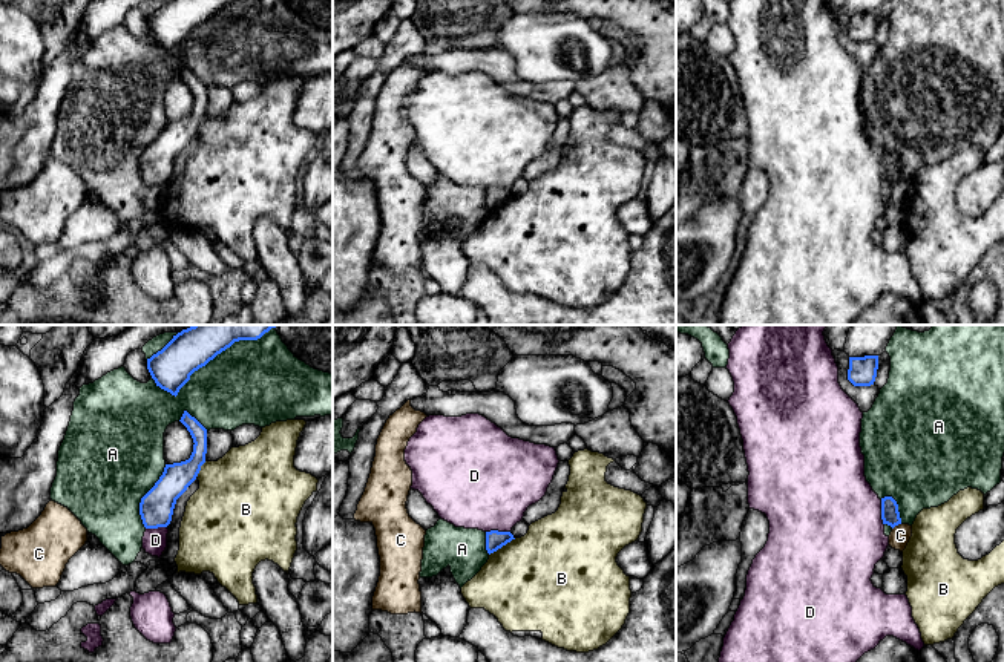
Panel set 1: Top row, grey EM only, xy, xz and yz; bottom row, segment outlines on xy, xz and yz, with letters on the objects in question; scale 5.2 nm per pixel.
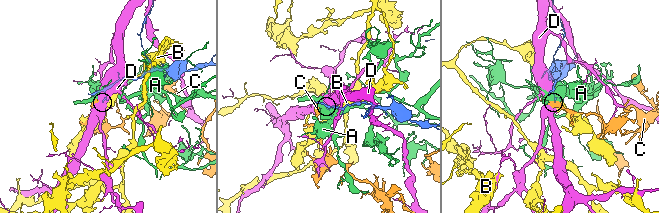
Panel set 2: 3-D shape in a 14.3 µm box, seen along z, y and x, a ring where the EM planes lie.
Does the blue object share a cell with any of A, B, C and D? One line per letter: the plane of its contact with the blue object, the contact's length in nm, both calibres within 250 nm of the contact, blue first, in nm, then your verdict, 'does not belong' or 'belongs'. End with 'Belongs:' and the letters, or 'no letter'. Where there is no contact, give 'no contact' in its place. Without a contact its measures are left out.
A: xy | 700 nm | 240/440 nm | does not belong
B: xz | 170 nm | 100/500 nm | does not belong
C: yz | 60 nm | 100/110 nm | does not belong
D: yz | 140 nm | 100/500 nm | does not belong
Belongs: no letter

